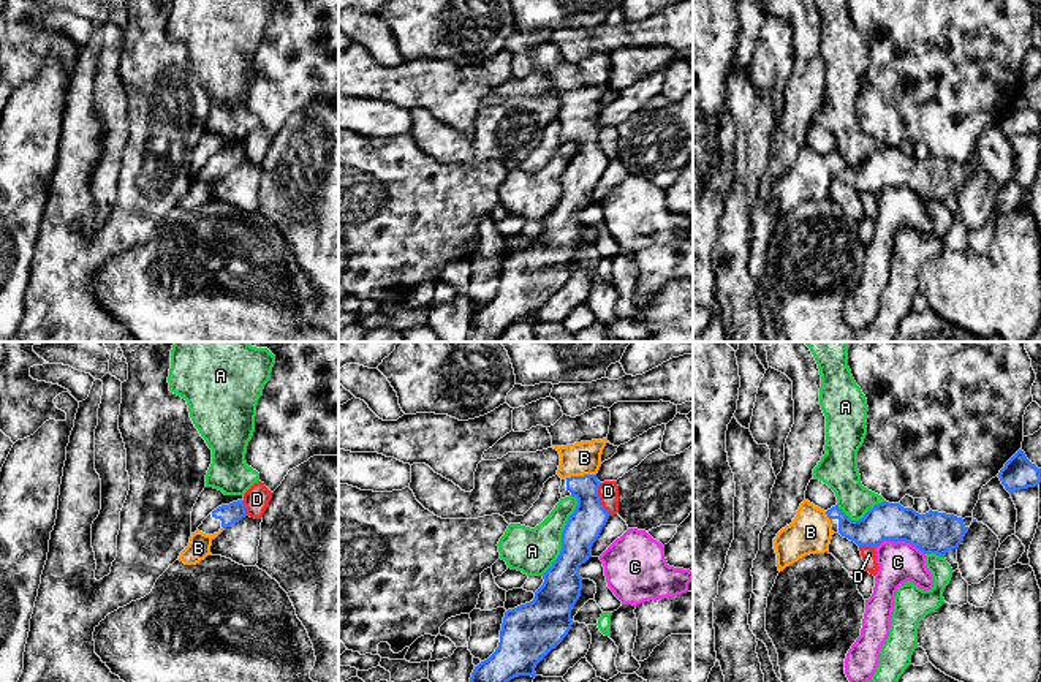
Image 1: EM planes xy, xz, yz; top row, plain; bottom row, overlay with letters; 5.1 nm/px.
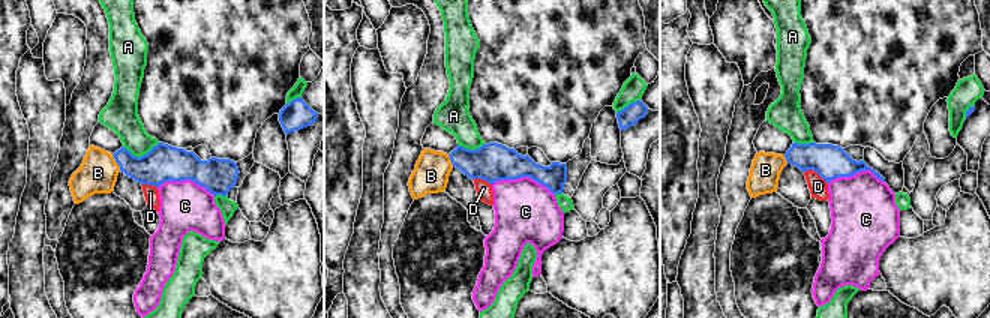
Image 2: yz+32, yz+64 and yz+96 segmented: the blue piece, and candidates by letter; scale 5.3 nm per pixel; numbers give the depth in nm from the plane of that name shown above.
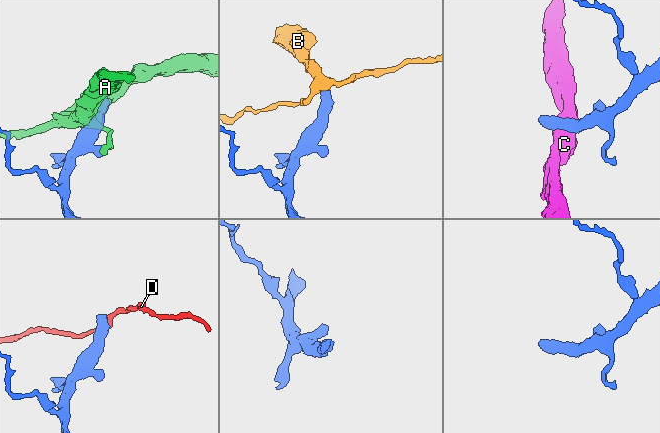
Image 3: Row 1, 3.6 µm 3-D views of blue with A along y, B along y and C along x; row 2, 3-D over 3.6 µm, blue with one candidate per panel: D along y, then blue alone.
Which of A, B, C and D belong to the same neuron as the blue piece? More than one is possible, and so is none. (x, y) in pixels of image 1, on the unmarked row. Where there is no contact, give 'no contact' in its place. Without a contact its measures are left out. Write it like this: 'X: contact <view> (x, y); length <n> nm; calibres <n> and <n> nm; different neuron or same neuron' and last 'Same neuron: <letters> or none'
A: contact xz (562, 181); length 440 nm; calibres 190 and 240 nm; different neuron
B: contact xz (579, 122); length 160 nm; calibres 180 and 170 nm; same neuron
C: contact yz (900, 185); length 260 nm; calibres 220 and 200 nm; different neuron
D: contact xz (598, 144); length 180 nm; calibres 180 and 110 nm; different neuron
Same neuron: B

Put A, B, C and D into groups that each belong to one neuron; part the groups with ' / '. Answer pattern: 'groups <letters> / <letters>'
groups A / B / C / D

